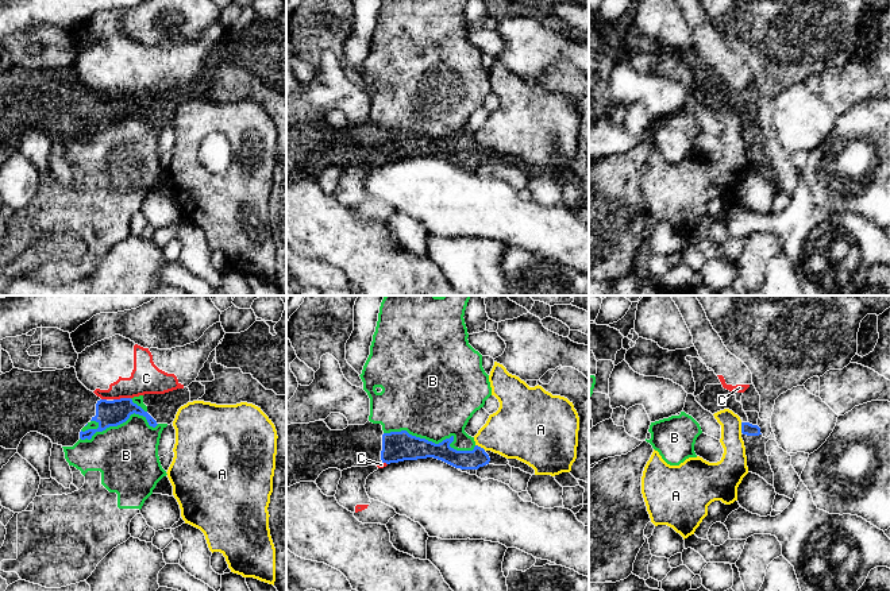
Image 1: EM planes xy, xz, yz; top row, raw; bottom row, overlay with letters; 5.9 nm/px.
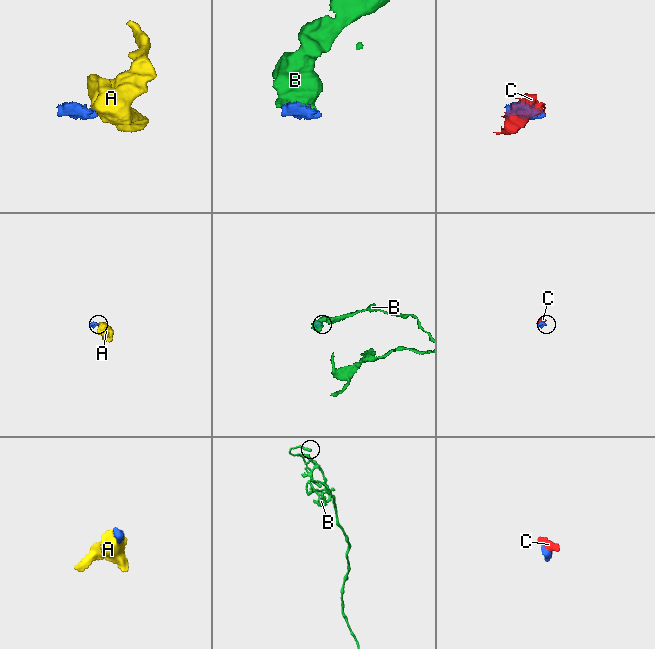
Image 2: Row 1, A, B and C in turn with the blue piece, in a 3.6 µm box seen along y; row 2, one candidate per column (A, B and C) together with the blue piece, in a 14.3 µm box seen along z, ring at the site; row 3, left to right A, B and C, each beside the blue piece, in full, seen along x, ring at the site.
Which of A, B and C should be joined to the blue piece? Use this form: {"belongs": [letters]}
{"belongs": []}

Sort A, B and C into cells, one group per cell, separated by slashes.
A / B / C

